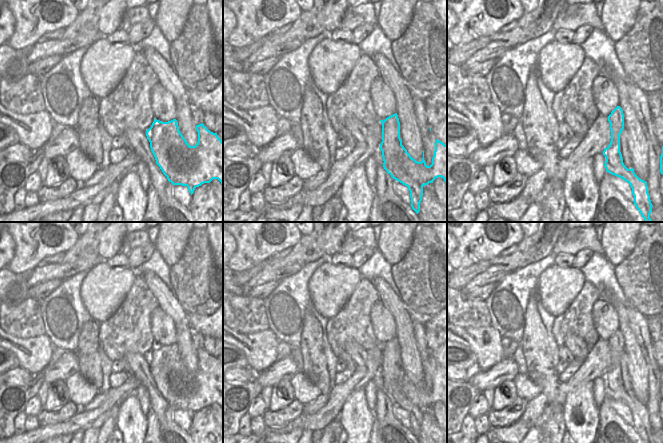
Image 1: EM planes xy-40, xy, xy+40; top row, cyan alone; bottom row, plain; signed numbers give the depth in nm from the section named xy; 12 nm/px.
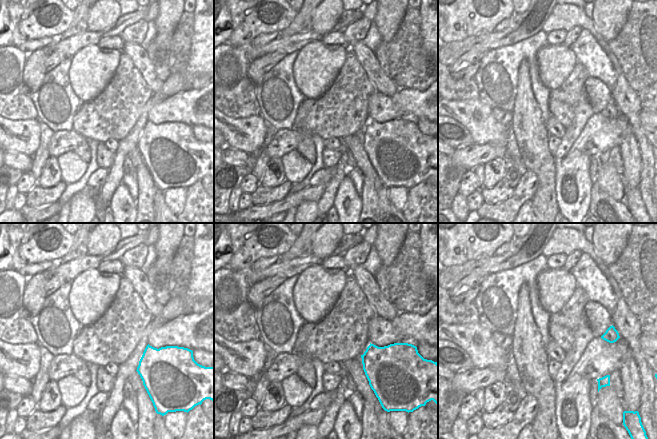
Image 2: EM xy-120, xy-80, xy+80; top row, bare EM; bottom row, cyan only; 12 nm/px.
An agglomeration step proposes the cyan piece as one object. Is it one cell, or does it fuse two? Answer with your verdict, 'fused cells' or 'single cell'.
fused cells

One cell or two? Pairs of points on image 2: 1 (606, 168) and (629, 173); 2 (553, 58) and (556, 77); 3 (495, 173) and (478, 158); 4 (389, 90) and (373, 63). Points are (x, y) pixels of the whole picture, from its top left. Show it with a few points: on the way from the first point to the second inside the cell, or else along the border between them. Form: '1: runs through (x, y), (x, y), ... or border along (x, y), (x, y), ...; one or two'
1: border along (620, 176), (624, 186); two
2: runs through (555, 63), (555, 72); one
3: border along (504, 157), (494, 157), (482, 165); two
4: runs through (384, 83), (374, 70); one

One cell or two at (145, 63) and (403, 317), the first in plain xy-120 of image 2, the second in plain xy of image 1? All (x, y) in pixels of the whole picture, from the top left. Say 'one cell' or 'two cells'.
one cell

